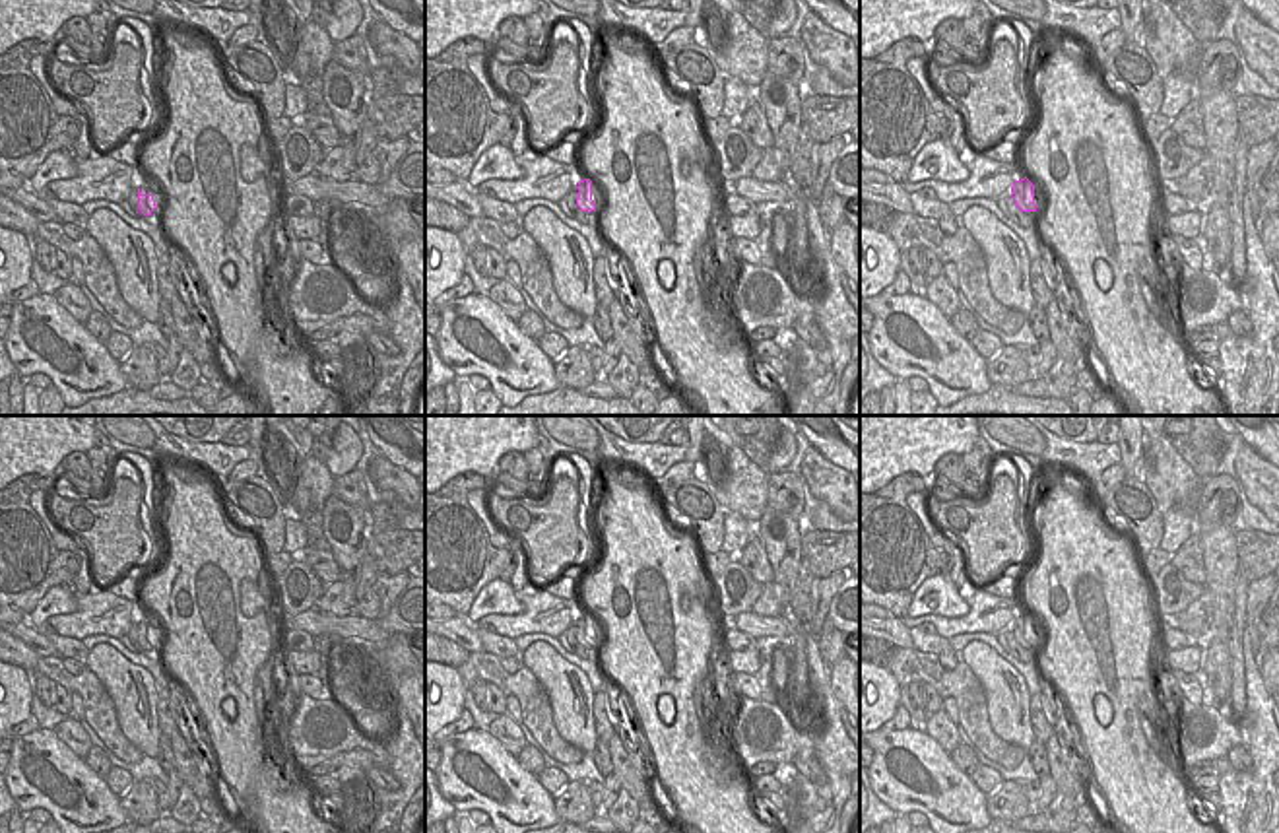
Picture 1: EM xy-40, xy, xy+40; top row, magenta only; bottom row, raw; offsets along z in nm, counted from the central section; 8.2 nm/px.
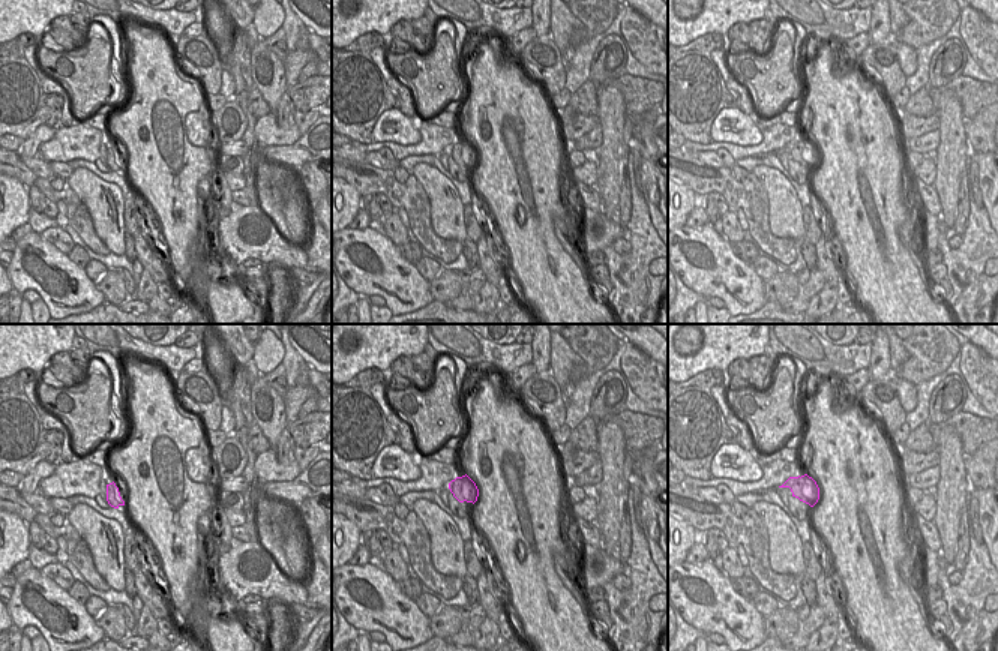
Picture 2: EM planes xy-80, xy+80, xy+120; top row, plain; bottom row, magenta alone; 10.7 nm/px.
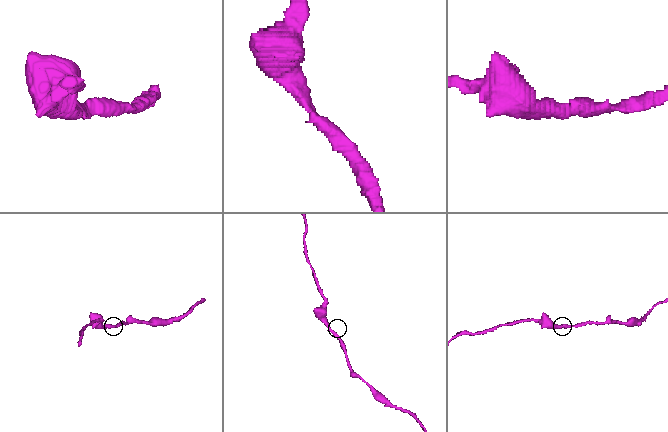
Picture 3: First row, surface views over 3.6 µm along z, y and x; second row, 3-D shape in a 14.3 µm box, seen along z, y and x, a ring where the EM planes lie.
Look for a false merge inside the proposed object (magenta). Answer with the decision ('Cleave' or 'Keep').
Keep

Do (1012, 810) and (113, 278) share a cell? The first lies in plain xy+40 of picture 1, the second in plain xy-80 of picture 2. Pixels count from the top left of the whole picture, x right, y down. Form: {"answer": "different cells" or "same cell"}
{"answer": "same cell"}

